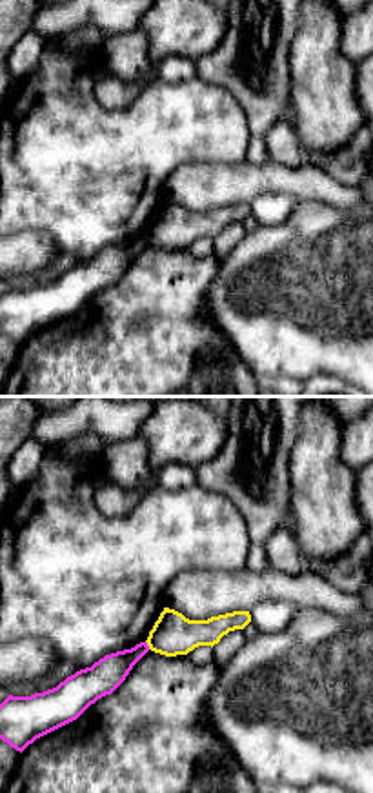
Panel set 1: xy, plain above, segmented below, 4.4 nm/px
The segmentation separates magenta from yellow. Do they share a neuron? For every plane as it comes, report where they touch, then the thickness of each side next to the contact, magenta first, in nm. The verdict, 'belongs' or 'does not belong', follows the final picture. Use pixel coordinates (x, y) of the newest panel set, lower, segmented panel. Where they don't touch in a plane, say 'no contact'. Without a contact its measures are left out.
(146, 644) | 150/180 nm

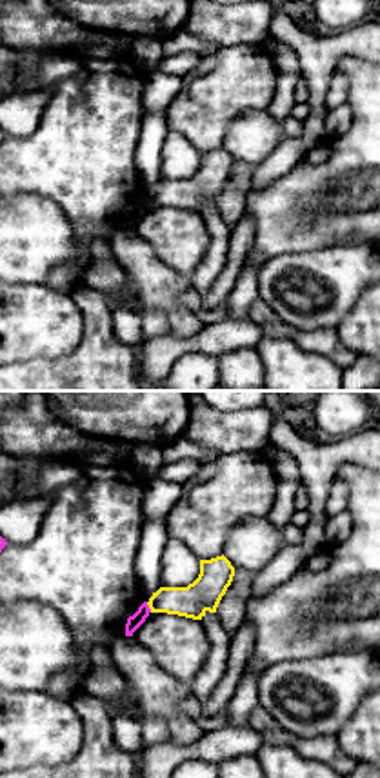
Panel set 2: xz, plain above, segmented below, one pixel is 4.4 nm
(148, 608) | 60/150 nm

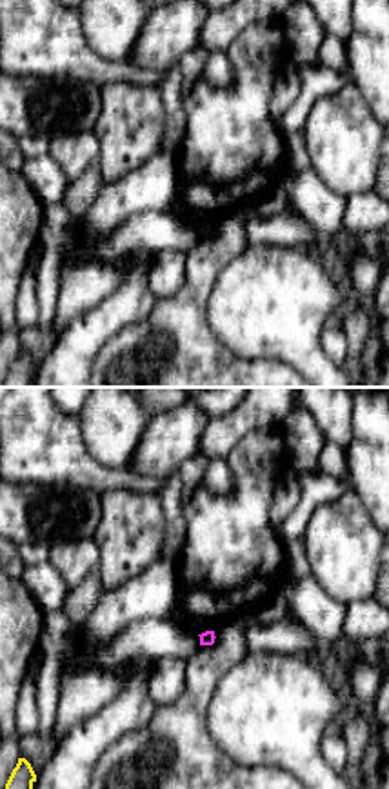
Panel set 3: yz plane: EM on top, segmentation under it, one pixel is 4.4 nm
no contact

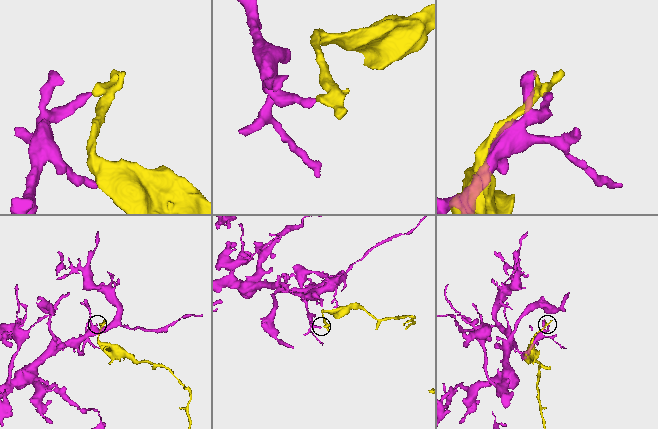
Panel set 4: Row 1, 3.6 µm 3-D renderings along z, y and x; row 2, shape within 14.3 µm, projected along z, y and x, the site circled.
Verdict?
does not belong

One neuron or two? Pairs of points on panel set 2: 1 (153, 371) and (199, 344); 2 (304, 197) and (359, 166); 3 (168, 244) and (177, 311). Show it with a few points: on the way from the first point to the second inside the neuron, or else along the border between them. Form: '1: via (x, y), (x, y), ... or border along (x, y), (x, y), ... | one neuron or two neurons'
1: via (164, 360), (177, 348), (188, 346) | one neuron
2: via (317, 195), (346, 168) | one neuron
3: border along (140, 239), (164, 264), (190, 279) | two neurons

